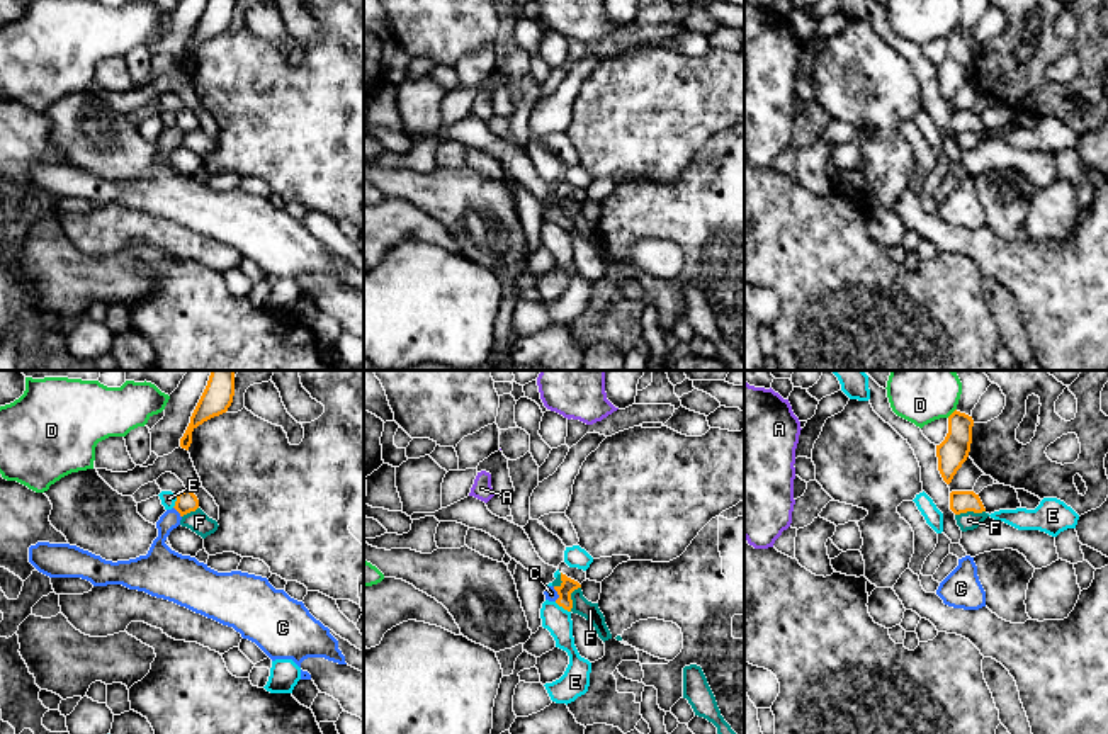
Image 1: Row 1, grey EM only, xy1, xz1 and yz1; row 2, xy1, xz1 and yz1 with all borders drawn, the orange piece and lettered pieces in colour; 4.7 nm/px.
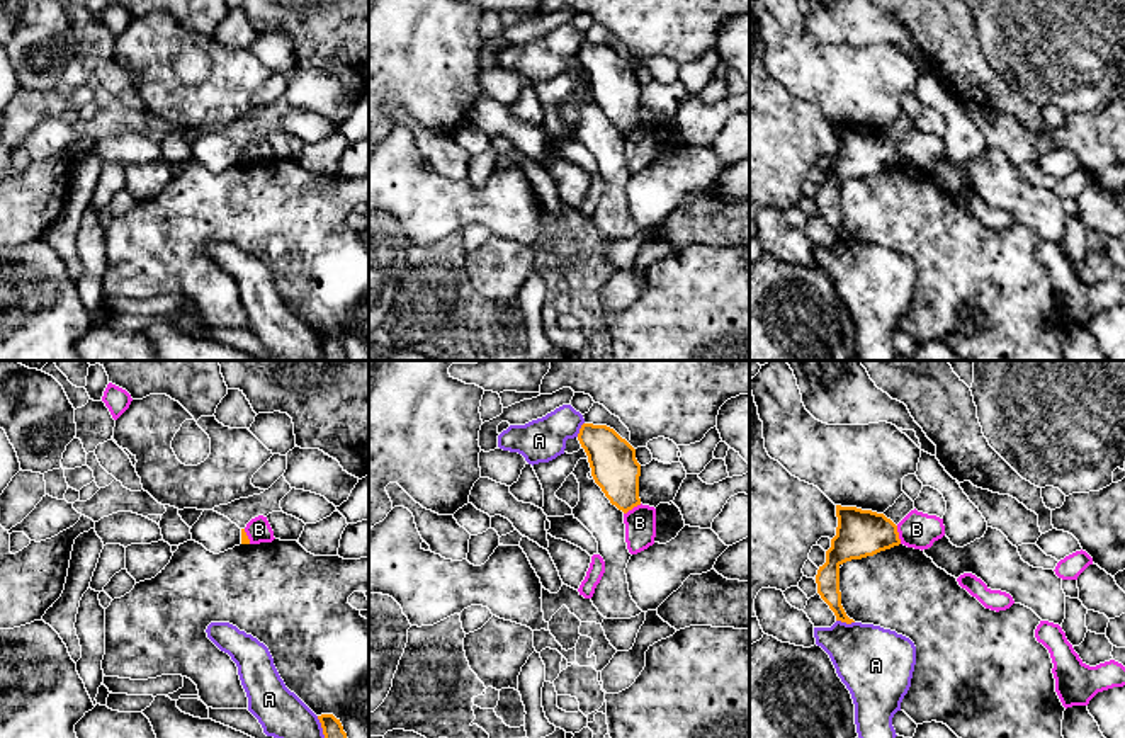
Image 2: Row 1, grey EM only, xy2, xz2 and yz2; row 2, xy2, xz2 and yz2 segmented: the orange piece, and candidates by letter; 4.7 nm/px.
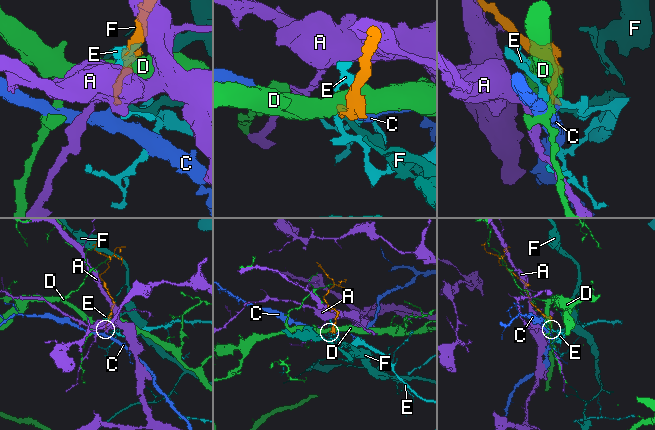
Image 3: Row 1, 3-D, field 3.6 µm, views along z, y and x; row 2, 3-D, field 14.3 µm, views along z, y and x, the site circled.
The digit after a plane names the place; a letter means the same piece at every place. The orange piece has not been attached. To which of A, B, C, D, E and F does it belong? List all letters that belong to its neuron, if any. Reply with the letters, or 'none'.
C

